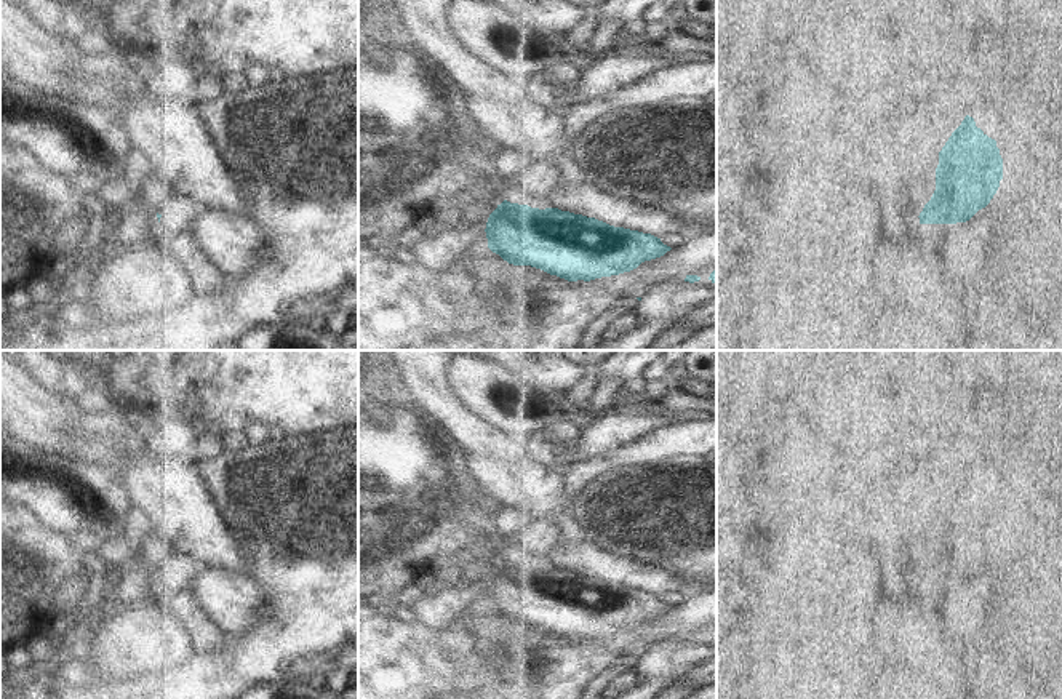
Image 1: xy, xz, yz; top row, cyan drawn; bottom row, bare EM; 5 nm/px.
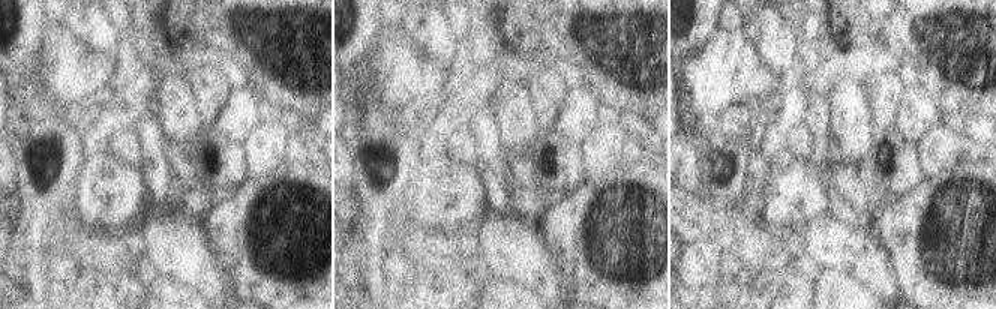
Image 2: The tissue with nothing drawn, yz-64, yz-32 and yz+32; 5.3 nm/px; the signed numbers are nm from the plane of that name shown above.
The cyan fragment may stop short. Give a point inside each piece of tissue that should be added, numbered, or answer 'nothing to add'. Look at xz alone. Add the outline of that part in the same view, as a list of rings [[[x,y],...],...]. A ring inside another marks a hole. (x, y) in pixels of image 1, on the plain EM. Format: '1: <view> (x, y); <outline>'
nothing to add

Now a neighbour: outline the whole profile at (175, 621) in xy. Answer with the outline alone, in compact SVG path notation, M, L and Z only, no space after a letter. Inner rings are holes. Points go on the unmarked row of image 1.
M171 595L160 597L155 605L154 635L163 643L194 649L218 649L227 638L227 633L208 616Z

